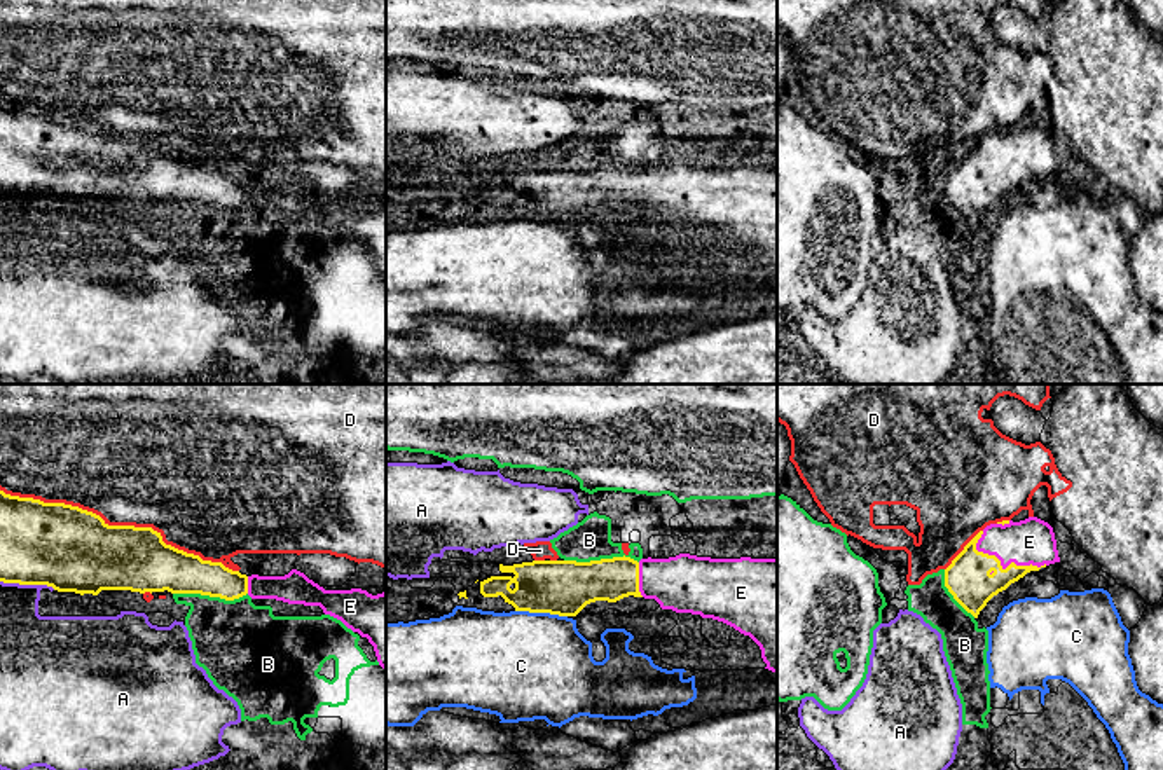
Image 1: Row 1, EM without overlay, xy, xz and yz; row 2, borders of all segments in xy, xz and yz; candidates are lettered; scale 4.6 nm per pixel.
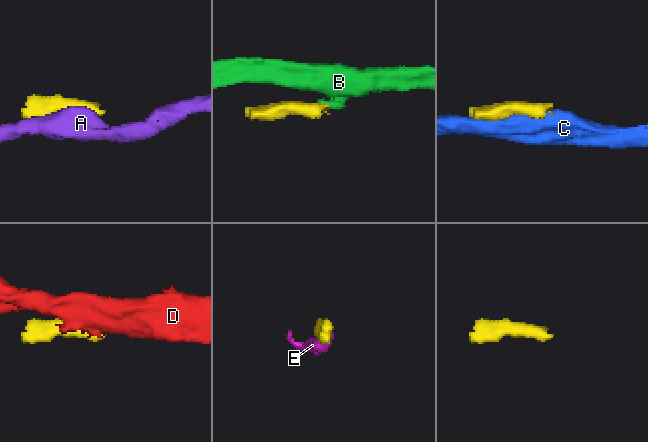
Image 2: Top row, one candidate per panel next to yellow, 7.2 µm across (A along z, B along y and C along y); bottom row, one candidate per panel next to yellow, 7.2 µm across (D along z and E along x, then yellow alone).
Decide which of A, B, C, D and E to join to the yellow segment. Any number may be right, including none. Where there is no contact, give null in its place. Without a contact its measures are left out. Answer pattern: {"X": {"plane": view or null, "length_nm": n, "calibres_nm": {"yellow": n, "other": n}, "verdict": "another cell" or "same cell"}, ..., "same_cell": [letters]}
{"A": {"plane": "xy", "length_nm": 260, "calibres_nm": {"yellow": 380, "other": 240}, "verdict": "another cell"}, "B": {"plane": "xy", "length_nm": 340, "calibres_nm": {"yellow": 200, "other": 380}, "verdict": "another cell"}, "C": {"plane": "xz", "length_nm": 240, "calibres_nm": {"yellow": 260, "other": 500}, "verdict": "another cell"}, "D": {"plane": "xy", "length_nm": 1150, "calibres_nm": {"yellow": 380, "other": 480}, "verdict": "another cell"}, "E": {"plane": "yz", "length_nm": 340, "calibres_nm": {"yellow": 220, "other": 200}, "verdict": "same cell"}, "same_cell": ["E"]}

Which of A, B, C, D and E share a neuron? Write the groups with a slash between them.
A / B / C / D / E

